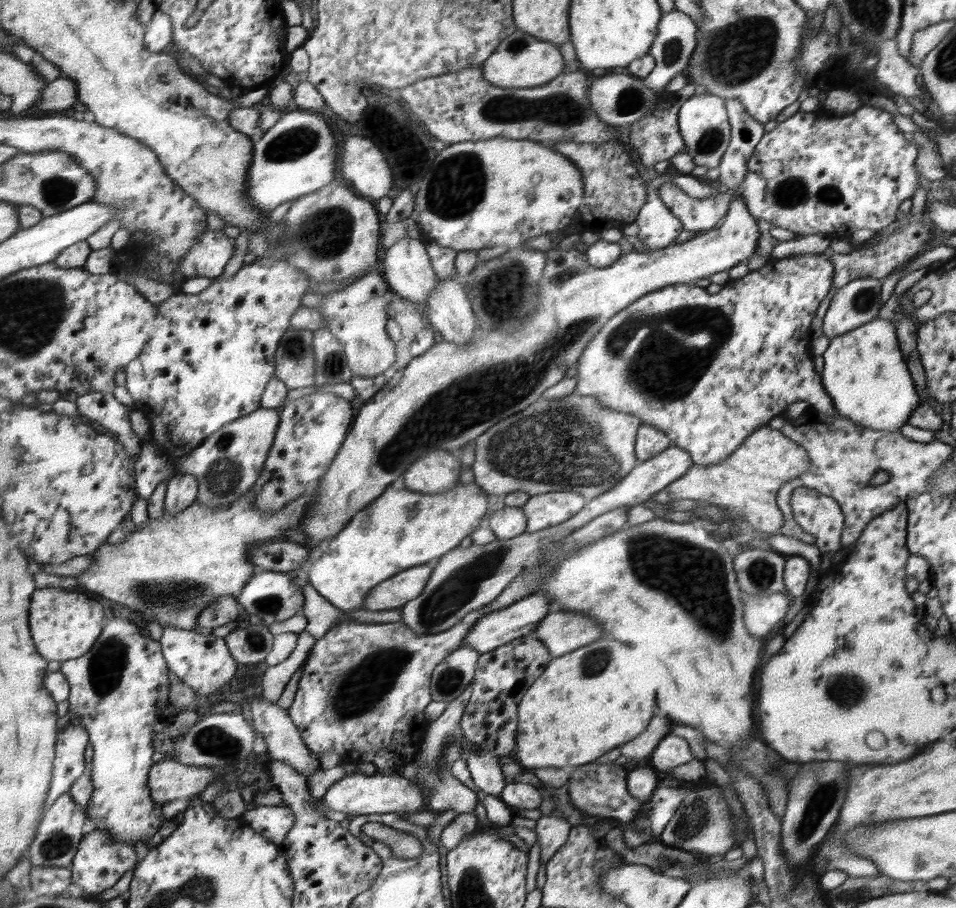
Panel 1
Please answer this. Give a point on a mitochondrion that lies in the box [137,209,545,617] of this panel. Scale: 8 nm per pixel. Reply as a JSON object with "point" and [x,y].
{"point":[504,300]}

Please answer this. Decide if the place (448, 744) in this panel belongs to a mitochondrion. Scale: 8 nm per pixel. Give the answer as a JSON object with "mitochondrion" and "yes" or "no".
{"mitochondrion":"yes"}

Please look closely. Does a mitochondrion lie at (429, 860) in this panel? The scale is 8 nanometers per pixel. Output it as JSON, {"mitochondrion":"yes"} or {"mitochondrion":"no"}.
{"mitochondrion":"no"}

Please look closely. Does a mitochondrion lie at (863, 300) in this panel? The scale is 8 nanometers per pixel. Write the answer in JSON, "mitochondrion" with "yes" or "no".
{"mitochondrion":"yes"}

